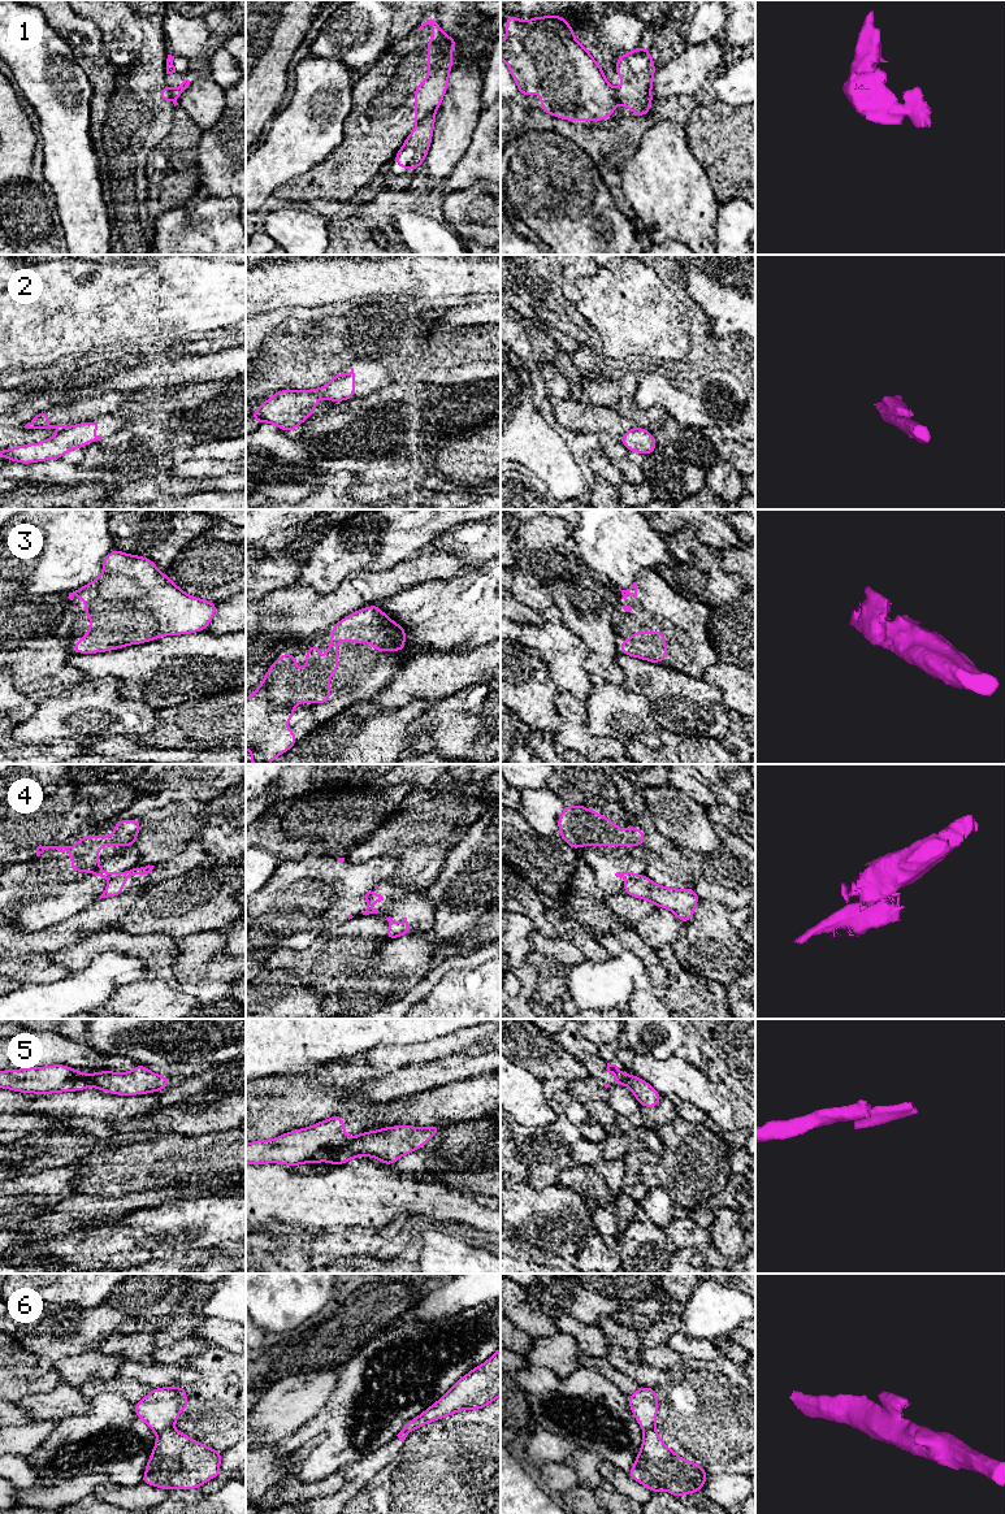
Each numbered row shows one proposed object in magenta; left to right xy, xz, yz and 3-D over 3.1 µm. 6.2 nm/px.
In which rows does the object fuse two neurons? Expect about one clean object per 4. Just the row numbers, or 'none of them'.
1, 2, 4, 5, 6

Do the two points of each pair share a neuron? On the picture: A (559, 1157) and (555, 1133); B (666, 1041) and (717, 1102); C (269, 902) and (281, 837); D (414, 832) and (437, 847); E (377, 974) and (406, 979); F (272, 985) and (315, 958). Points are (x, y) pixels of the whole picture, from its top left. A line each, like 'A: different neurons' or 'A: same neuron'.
A: same neuron
B: different neurons
C: different neurons
D: same neuron
E: same neuron
F: different neurons

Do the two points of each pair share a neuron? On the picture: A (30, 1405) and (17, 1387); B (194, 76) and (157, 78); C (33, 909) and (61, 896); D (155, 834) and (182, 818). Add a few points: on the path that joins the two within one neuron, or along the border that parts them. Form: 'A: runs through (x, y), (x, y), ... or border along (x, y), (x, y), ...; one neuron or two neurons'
A: border along (53, 1387), (46, 1392), (27, 1395), (18, 1401); two neurons
B: border along (165, 74), (165, 82), (172, 89); two neurons
C: runs through (39, 909), (50, 907), (55, 902); one neuron
D: runs through (161, 833), (176, 824); one neuron

